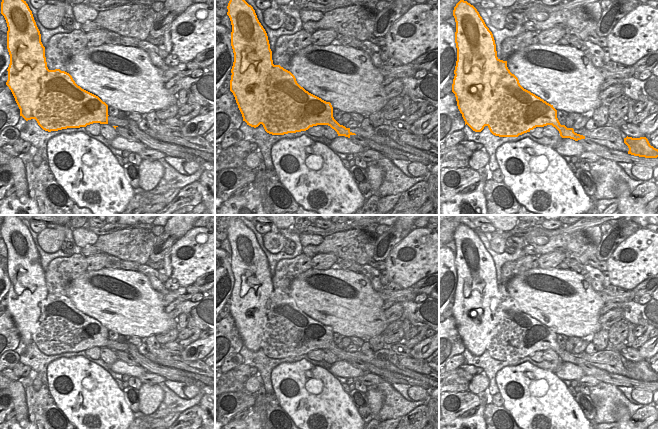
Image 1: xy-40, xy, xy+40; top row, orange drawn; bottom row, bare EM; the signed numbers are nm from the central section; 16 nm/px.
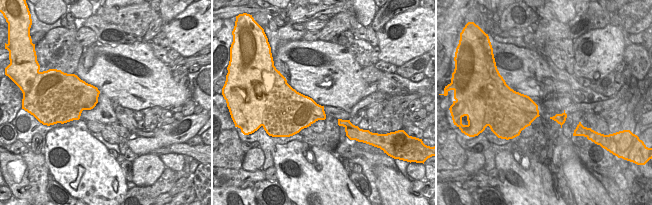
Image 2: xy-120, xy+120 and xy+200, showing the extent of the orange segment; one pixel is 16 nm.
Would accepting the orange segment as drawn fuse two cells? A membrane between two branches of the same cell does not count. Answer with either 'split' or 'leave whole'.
split

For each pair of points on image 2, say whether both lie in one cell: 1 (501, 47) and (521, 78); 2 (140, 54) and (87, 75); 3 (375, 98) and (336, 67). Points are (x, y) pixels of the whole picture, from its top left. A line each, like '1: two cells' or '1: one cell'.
1: one cell
2: one cell
3: two cells

